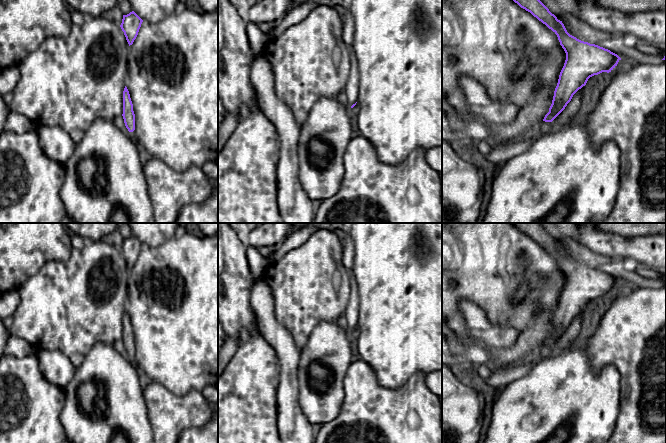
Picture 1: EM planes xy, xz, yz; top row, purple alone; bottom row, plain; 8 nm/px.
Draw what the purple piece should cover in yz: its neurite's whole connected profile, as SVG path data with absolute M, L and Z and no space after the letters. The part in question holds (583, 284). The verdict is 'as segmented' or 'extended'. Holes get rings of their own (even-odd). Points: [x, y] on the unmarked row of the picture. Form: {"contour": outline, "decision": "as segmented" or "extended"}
{"contour": "M511 223L517 227L521 232L530 236L539 245L551 253L558 261L560 269L566 277L566 284L560 296L557 310L554 315L552 328L549 336L545 339L543 345L552 346L571 325L573 319L586 309L588 303L594 299L602 296L611 296L621 284L621 282L608 273L600 271L595 268L581 265L576 261L570 259L562 245L552 238L549 233L539 223Z", "decision": "as segmented"}

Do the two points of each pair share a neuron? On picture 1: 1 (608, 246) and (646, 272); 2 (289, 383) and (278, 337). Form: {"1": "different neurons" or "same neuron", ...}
{"1": "different neurons", "2": "same neuron"}

